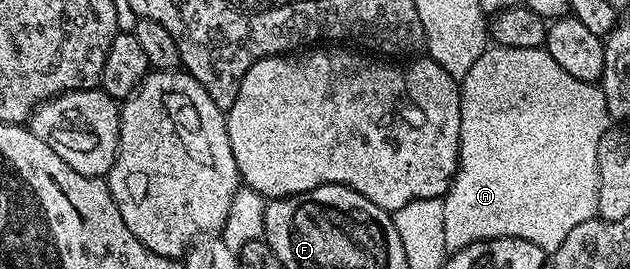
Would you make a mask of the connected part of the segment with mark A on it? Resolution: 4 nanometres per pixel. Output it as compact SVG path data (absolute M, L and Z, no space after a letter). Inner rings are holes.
M498 45L488 46L487 50L473 61L473 69L465 73L459 88L461 101L461 137L459 138L459 167L451 180L451 188L442 196L445 205L445 249L454 253L486 239L520 239L540 247L542 251L553 253L569 237L569 232L577 229L581 221L596 218L599 210L599 146L601 137L609 130L607 102L602 86L585 81L577 81L553 61L551 54L543 47L513 49Z

